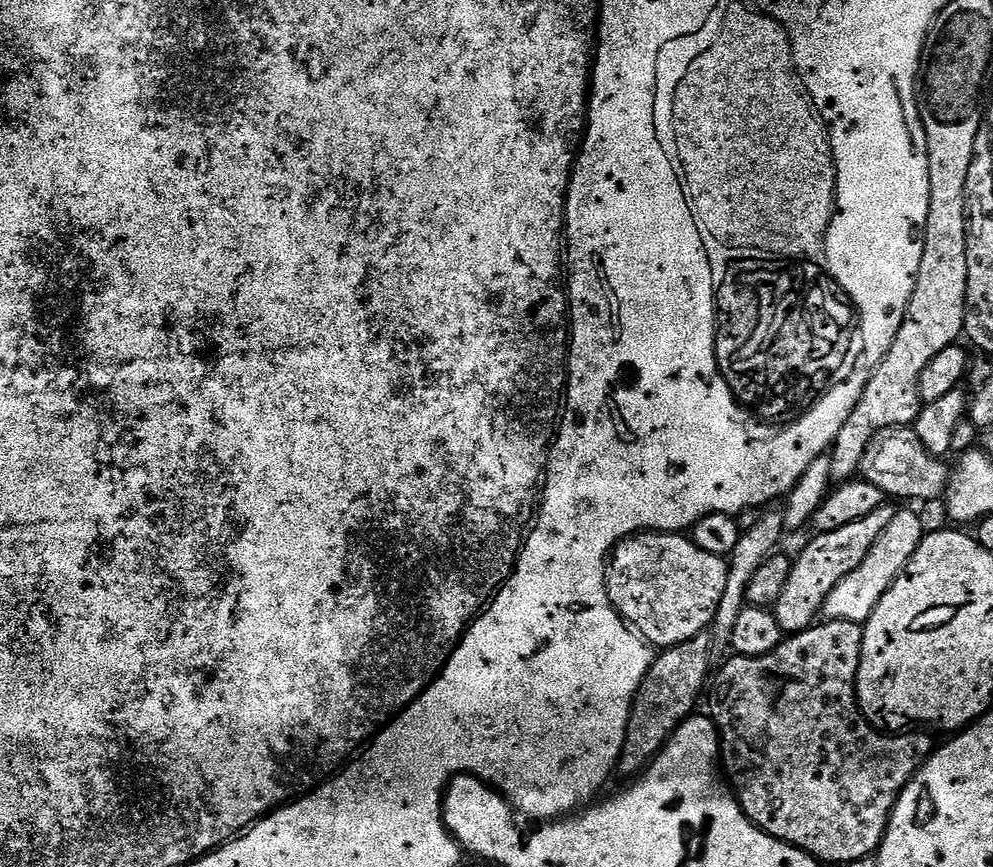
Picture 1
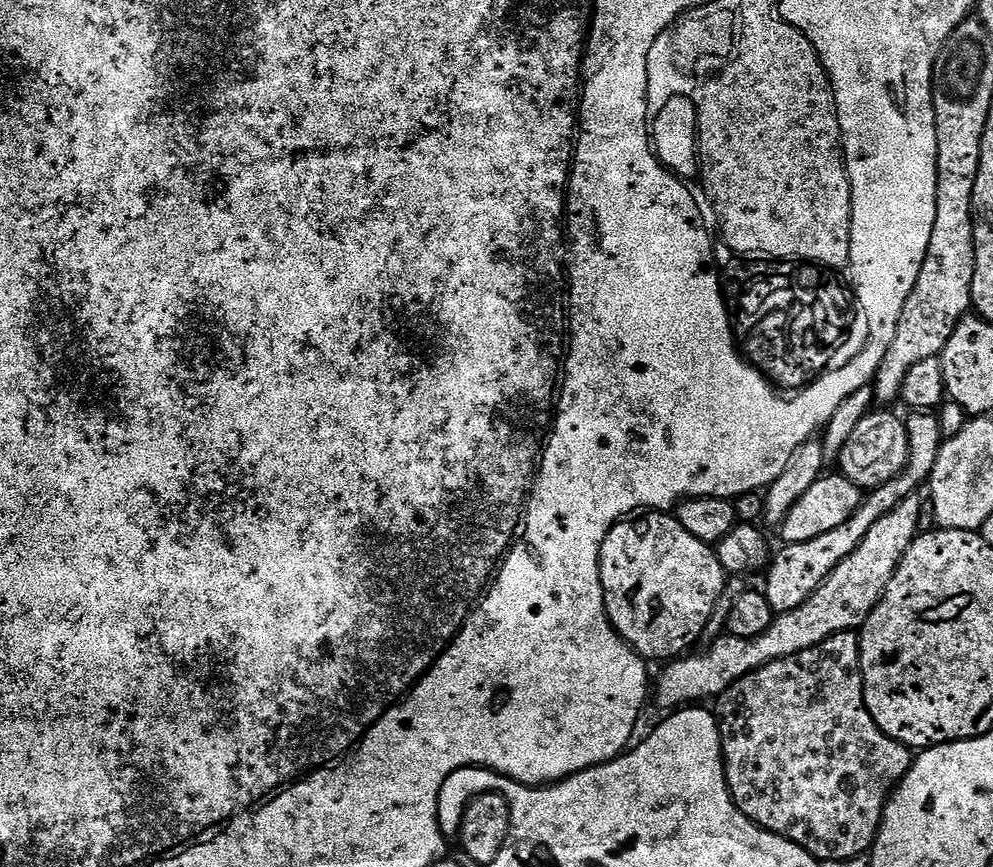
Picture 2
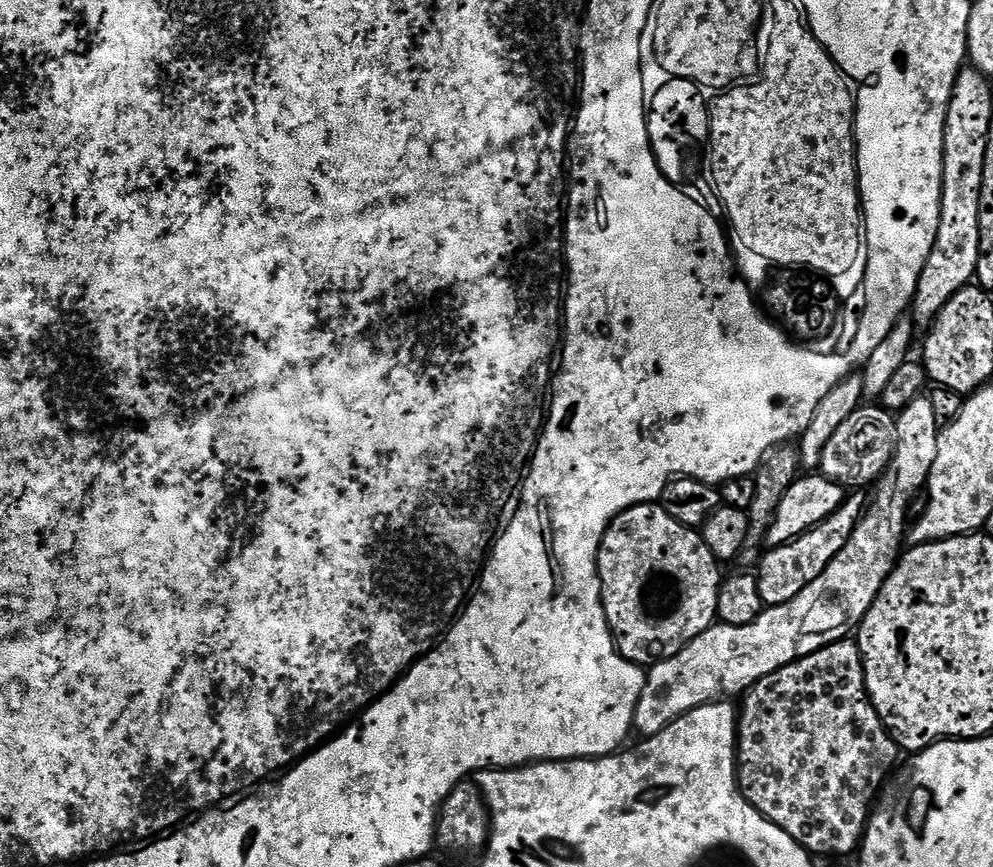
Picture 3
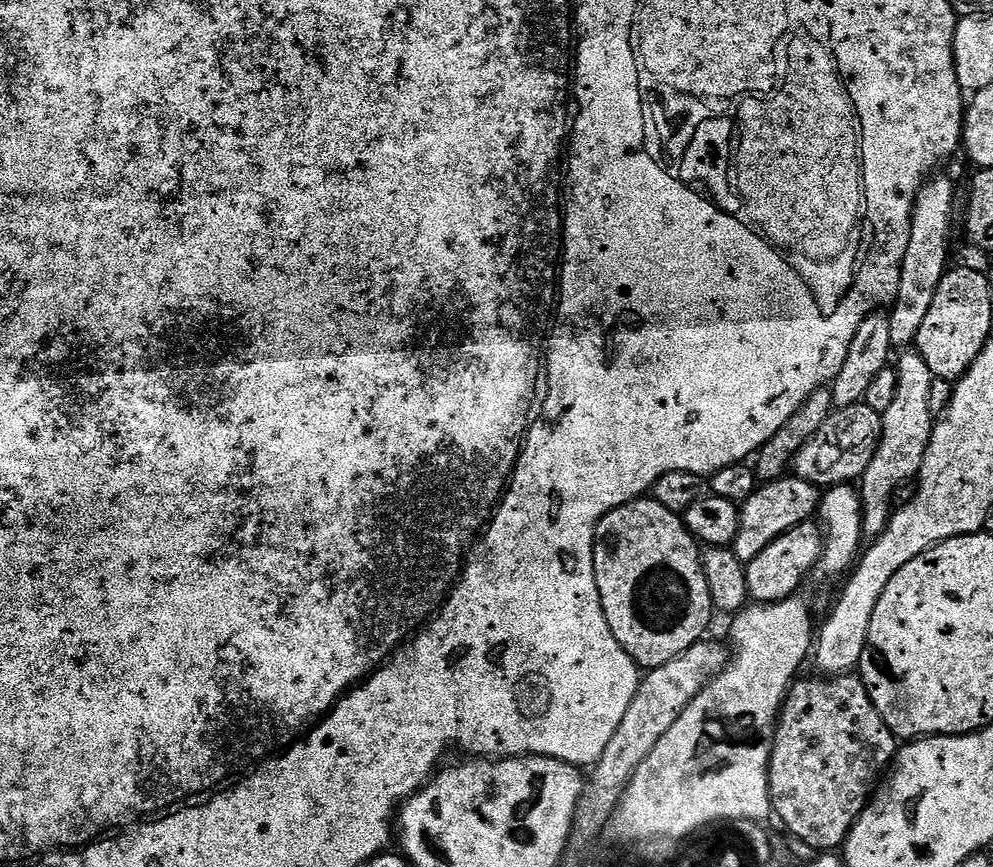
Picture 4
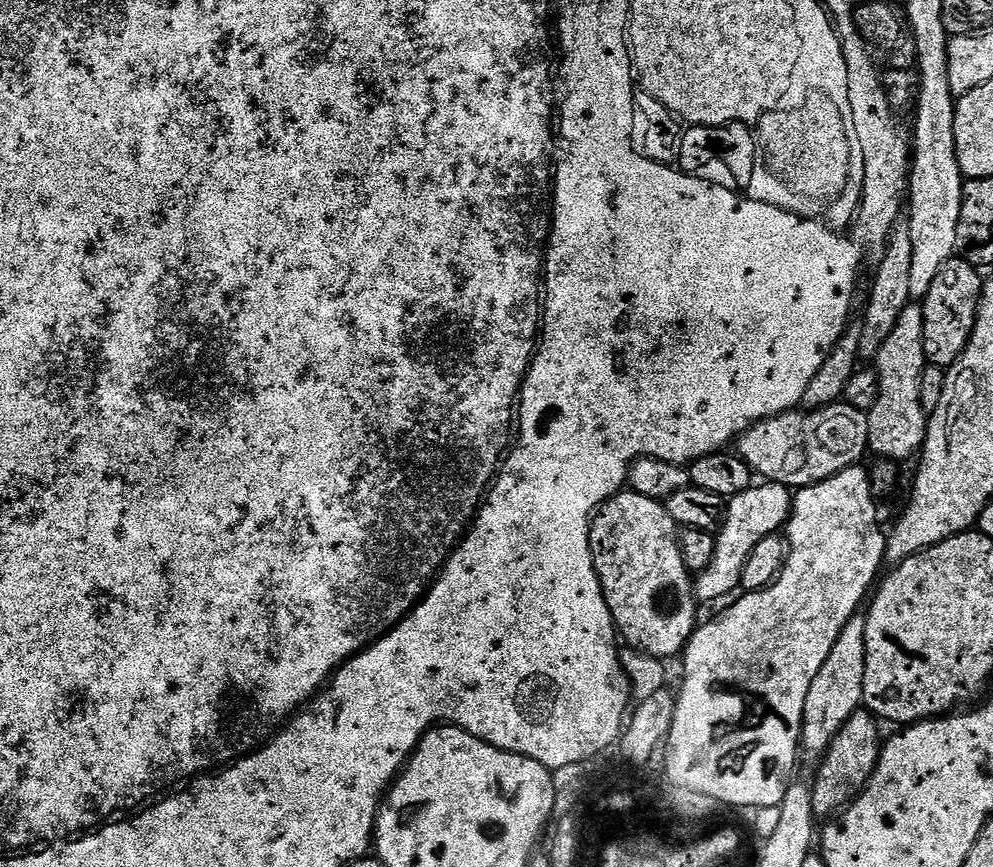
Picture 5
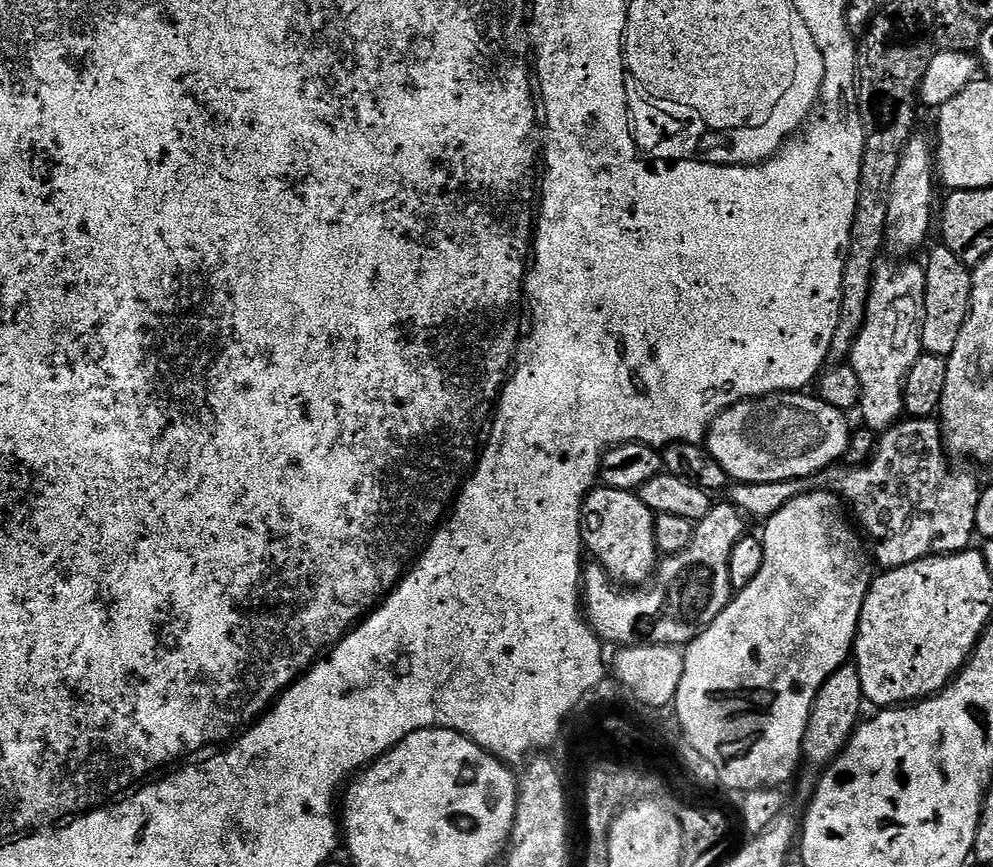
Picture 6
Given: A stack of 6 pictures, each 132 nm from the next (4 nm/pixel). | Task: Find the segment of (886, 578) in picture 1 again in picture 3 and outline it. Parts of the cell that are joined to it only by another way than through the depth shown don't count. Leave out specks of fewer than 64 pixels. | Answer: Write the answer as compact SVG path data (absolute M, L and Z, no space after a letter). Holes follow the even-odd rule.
M921 394L914 402L910 402L910 406L903 408L895 417L895 422L896 445L892 461L888 463L888 469L875 485L876 493L870 496L870 503L864 509L864 517L857 520L854 534L850 534L850 542L842 546L838 558L834 558L834 562L830 562L830 566L826 566L826 570L822 570L822 574L818 574L818 578L814 578L814 582L810 582L810 586L806 586L802 594L790 598L790 602L765 607L764 612L754 618L754 622L750 622L750 626L730 626L717 622L702 634L698 634L698 638L691 640L685 648L678 650L678 654L651 665L644 677L642 698L638 698L636 707L634 728L637 733L641 732L641 737L658 734L678 717L685 716L687 712L703 704L731 701L731 696L739 697L747 692L759 680L766 678L766 674L774 674L790 662L806 658L834 642L845 639L851 633L848 632L851 628L852 631L859 629L874 598L878 598L886 578L896 568L906 544L908 507L919 492L921 495L934 466L934 458L938 458L938 438L942 424L941 421L936 421L936 408L927 400L927 395Z

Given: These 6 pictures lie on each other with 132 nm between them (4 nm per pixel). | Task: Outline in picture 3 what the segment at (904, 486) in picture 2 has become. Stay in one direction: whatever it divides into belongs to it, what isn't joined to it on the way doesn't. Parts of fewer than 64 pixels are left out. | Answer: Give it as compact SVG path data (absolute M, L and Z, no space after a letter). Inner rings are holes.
M856 490L845 495L842 506L838 506L838 510L834 510L834 514L830 514L830 518L823 520L816 528L811 528L788 544L768 548L763 553L755 578L758 582L758 594L762 594L765 606L790 602L790 598L802 594L802 590L806 590L806 586L810 586L810 582L814 582L814 578L818 578L818 574L822 574L822 570L826 570L826 566L830 566L830 562L838 558L842 546L850 542L850 534L854 534L857 520L864 517L864 494L863 491Z

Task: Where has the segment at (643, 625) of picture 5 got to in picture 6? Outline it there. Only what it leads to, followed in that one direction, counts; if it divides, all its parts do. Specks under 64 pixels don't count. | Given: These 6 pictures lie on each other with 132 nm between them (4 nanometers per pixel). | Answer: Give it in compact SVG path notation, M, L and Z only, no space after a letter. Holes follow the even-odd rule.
M603 486L593 488L584 499L584 508L580 511L580 533L584 536L584 547L591 559L601 564L617 585L643 586L652 579L658 567L656 516L640 501L636 492L623 492Z

